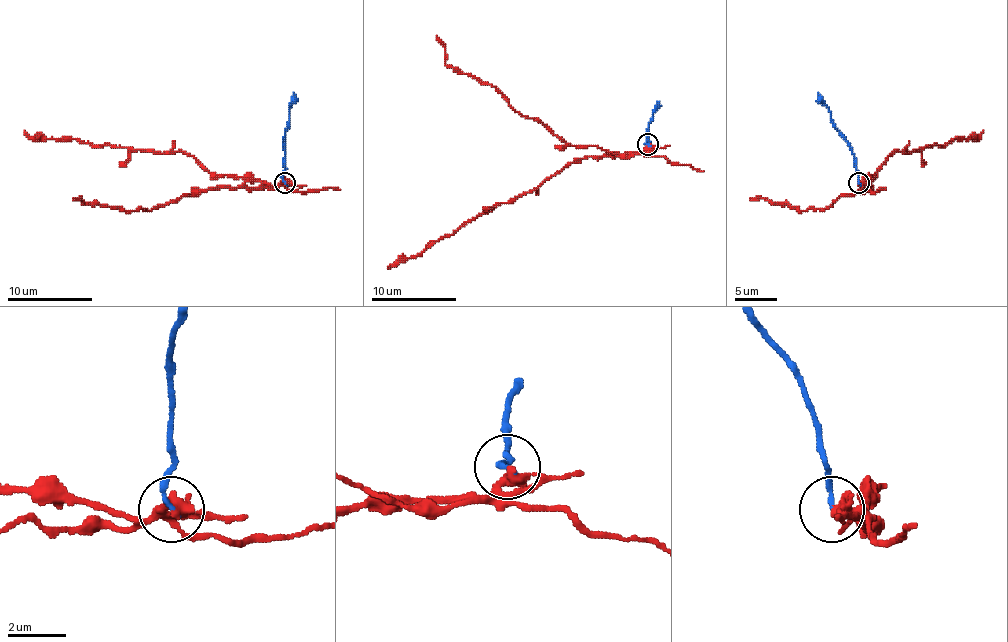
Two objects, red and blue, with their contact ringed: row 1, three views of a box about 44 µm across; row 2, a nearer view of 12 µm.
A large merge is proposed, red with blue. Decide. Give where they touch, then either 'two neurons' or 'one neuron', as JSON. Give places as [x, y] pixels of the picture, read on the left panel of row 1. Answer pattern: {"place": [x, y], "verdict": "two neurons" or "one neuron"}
{"place": [284, 183], "verdict": "two neurons"}

